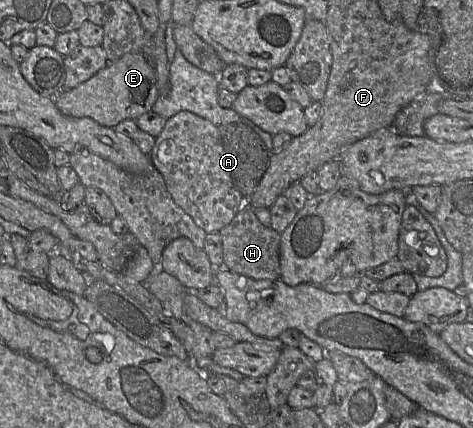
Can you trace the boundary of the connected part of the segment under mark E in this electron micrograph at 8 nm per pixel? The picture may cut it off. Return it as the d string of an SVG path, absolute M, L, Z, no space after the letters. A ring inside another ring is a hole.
M128 53L97 72L77 87L55 95L54 102L62 114L89 117L102 126L113 128L125 119L136 120L151 111L160 93L156 71L141 53Z

